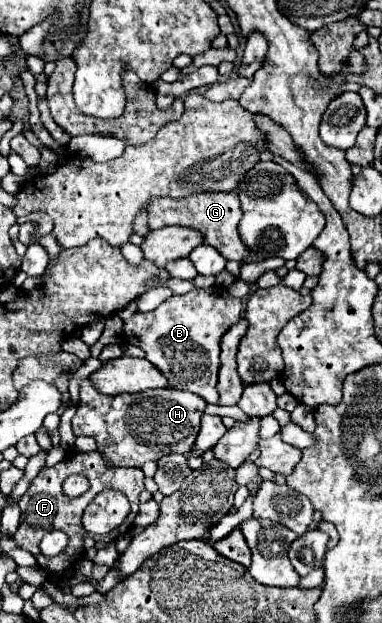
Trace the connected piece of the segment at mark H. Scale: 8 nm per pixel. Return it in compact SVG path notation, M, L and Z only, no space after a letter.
M89 378L81 384L81 400L73 418L75 436L93 436L97 448L111 466L137 466L147 460L159 460L167 454L189 454L199 434L201 416L207 402L193 392L157 388L137 394L103 396L89 386Z

